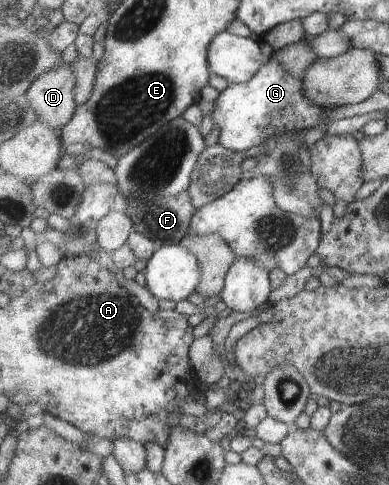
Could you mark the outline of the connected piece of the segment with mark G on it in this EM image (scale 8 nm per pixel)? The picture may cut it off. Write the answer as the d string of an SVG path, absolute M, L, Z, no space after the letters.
M269 61L249 83L228 83L214 101L211 113L219 129L218 142L241 156L251 147L263 145L273 131L298 131L317 127L327 109L321 109L308 95L301 78L291 75L279 61Z

